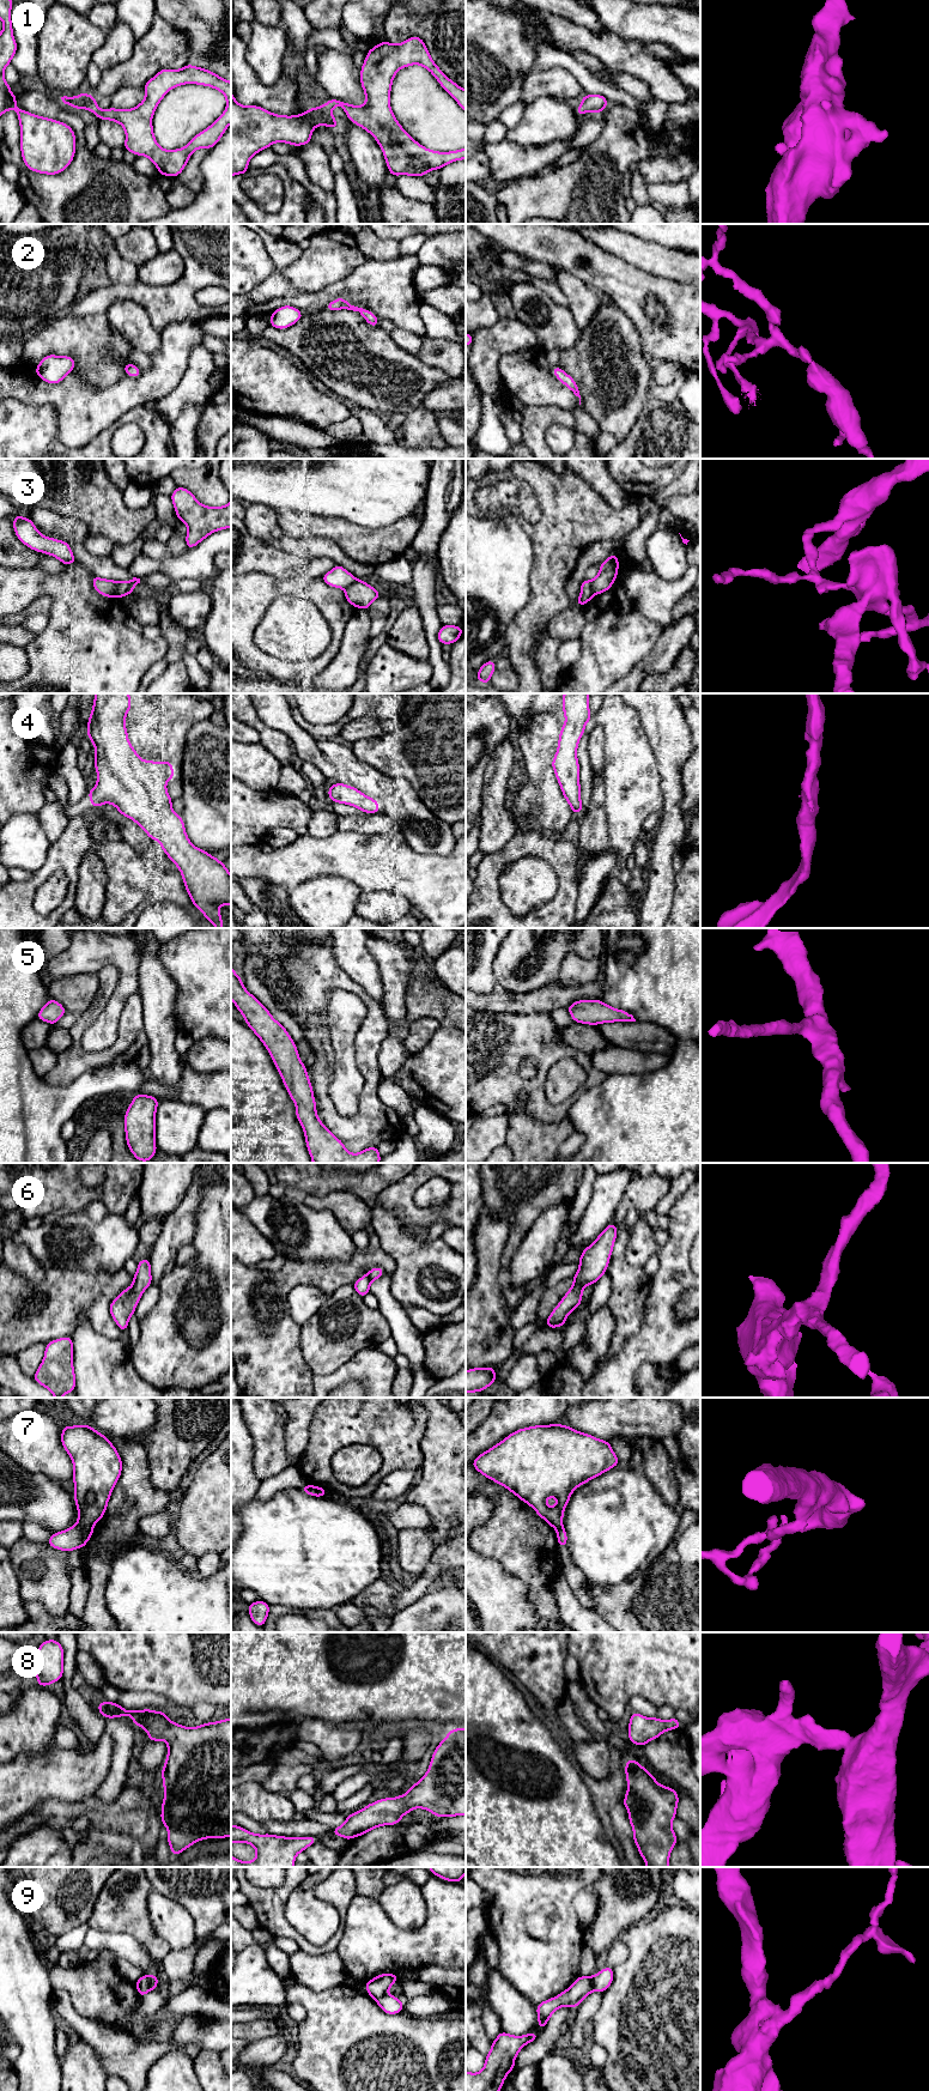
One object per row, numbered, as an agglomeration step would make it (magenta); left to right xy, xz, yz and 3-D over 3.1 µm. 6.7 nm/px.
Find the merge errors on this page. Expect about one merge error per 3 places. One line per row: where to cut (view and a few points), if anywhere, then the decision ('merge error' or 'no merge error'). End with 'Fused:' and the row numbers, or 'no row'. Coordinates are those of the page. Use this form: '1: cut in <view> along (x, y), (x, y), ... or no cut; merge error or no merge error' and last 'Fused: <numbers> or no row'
1: no cut; no merge error
2: no cut; no merge error
3: cut in xy along (114, 581), (119, 597); merge error
4: no cut; no merge error
5: no cut; no merge error
6: no cut; no merge error
7: cut in xy along (77, 1523), (91, 1529); merge error
8: no cut; no merge error
9: cut in xy along (146, 1975), (151, 1989); merge error
Fused: 3, 7, 9

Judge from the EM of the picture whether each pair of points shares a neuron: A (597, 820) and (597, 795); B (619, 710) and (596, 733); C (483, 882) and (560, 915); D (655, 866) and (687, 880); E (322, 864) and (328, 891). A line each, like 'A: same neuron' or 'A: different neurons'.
A: same neuron
B: different neurons
C: same neuron
D: different neurons
E: different neurons

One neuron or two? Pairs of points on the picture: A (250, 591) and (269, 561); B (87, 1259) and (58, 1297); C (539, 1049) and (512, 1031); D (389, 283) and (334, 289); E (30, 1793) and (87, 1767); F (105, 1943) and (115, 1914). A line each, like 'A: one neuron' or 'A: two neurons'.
A: two neurons
B: two neurons
C: one neuron
D: one neuron
E: one neuron
F: two neurons

